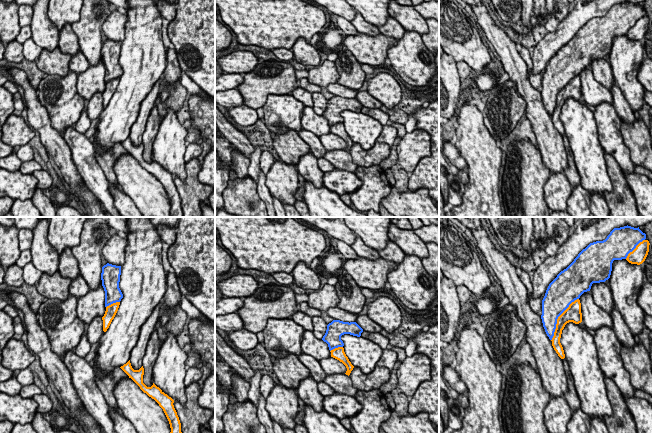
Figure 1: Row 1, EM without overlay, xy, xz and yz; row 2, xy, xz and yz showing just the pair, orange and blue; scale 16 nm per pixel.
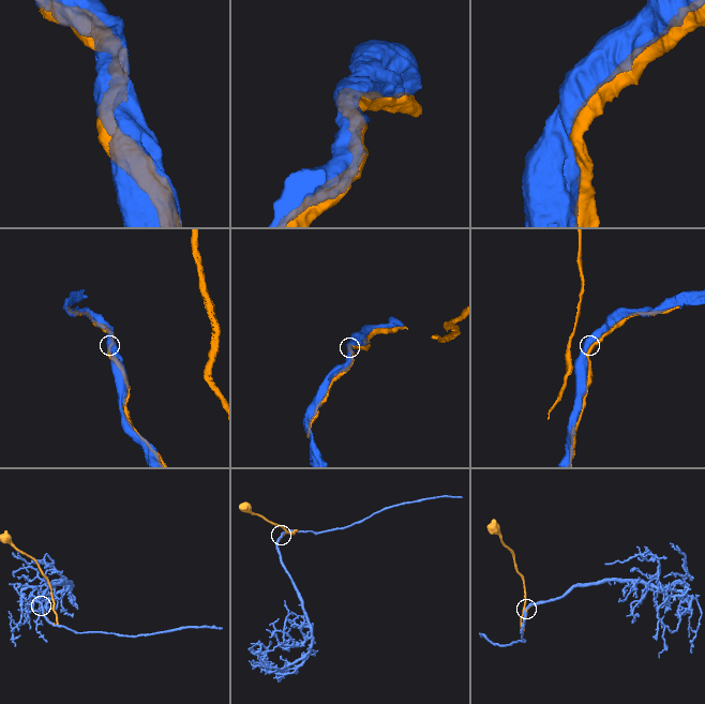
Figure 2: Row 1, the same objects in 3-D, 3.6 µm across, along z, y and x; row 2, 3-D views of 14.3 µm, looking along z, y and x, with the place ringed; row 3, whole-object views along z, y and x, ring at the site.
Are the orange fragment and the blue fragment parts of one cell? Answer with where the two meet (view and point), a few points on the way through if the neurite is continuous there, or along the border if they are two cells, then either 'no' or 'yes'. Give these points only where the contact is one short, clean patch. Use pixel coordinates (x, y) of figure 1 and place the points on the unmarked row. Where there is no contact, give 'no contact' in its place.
yz (558, 94) | yes

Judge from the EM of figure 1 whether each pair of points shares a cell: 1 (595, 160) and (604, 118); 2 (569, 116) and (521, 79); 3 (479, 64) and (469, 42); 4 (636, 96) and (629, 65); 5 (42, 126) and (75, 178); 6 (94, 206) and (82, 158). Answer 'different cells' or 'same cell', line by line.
1: different cells
2: different cells
3: same cell
4: same cell
5: same cell
6: same cell

